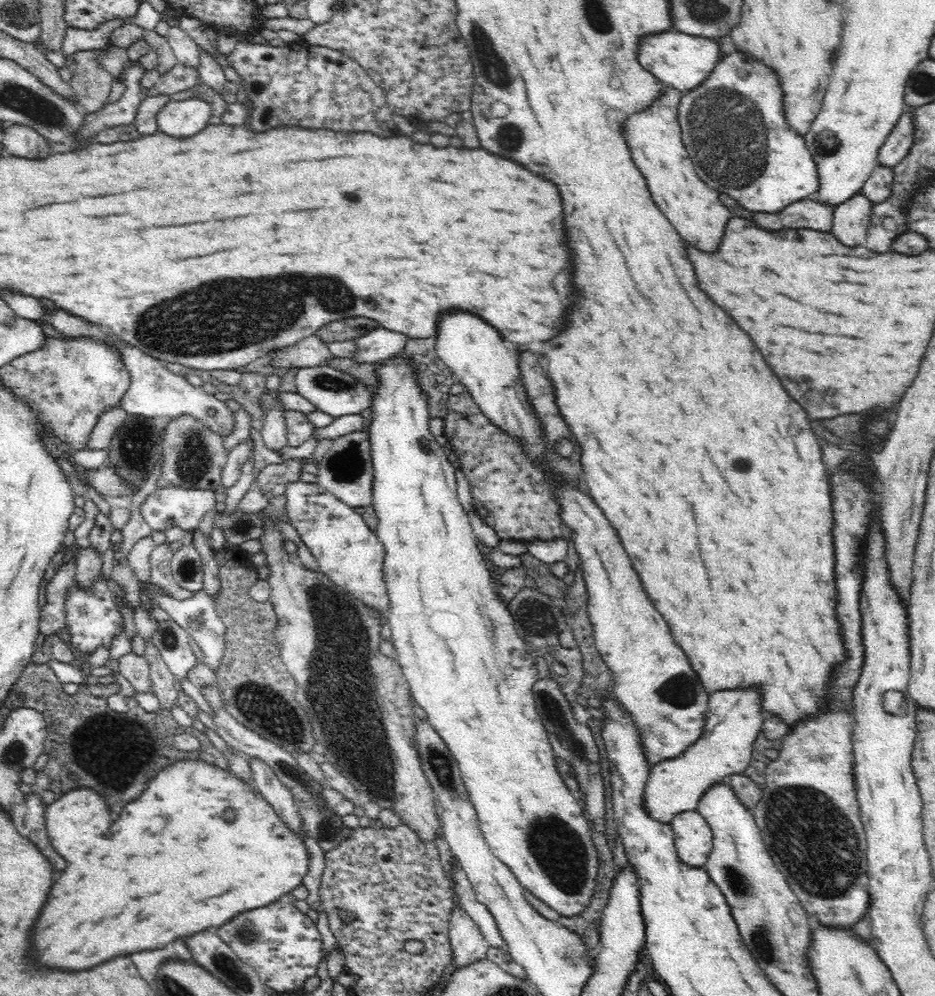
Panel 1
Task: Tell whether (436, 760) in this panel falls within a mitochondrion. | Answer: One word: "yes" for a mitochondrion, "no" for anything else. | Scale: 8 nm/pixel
yes

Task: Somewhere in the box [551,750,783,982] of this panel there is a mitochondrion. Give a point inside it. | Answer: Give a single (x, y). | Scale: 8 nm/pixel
(759, 939)

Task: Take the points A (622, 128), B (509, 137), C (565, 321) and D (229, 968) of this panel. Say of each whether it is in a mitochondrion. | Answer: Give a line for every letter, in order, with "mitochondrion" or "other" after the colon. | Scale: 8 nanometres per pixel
A: other
B: mitochondrion
C: other
D: mitochondrion

